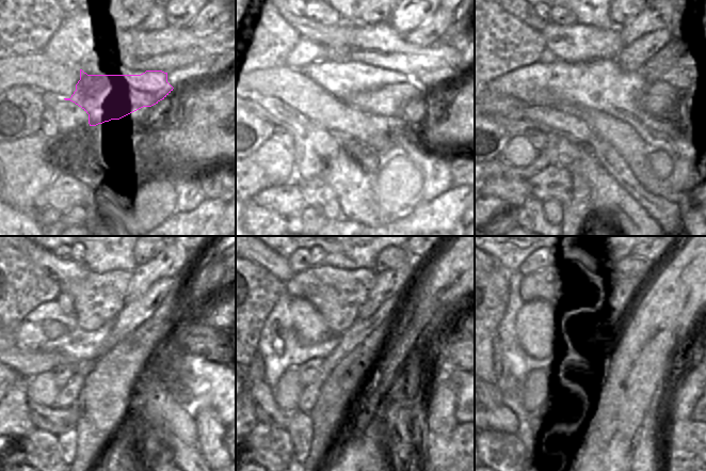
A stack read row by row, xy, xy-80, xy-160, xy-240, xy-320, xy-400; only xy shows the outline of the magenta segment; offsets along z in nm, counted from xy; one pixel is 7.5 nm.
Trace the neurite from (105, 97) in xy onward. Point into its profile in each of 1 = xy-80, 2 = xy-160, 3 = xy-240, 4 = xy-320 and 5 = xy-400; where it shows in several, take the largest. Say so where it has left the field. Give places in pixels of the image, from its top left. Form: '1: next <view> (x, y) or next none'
1: next xy-80 (389, 100)
2: next xy-160 (658, 98)
3: next xy-240 (202, 341)
4: next xy-320 (449, 351)
5: next xy-400 (691, 362)

